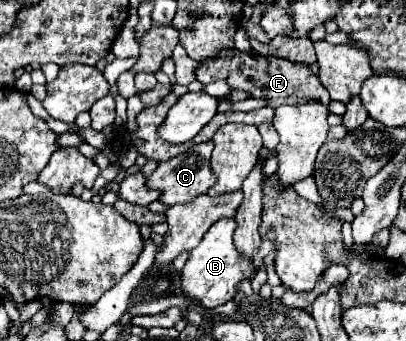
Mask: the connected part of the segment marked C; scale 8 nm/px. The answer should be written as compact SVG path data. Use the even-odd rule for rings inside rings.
M203 142L203 144L195 144L191 146L187 152L167 160L167 162L161 162L157 166L157 170L147 176L147 182L145 186L147 188L153 188L153 190L159 190L161 196L159 196L159 202L165 204L165 206L175 206L175 204L185 204L185 202L191 202L193 198L197 198L199 194L207 194L207 190L215 184L217 176L209 170L209 154L213 150L213 142Z

